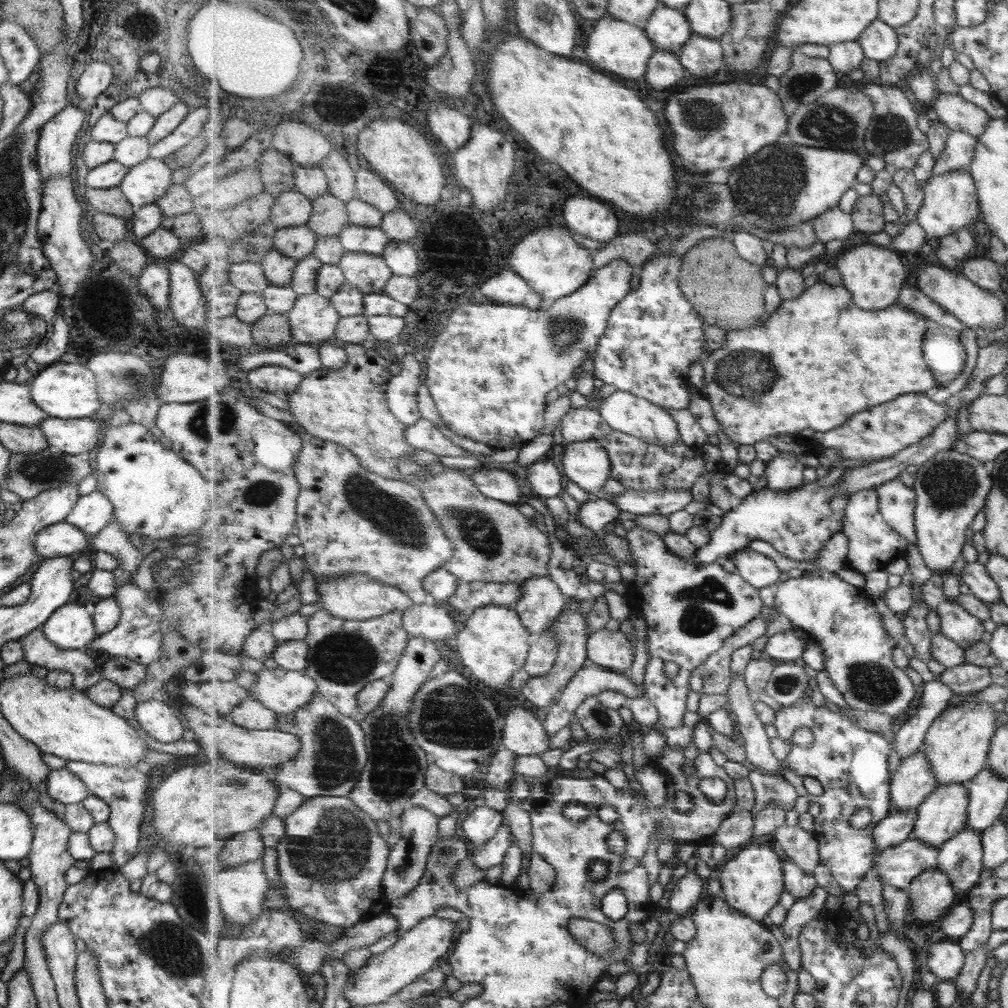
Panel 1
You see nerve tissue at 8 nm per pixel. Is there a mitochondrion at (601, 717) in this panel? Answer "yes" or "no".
yes

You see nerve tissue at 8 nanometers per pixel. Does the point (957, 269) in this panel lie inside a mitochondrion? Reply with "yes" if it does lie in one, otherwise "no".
no

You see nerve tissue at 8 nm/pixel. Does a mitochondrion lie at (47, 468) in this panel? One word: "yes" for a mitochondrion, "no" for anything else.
yes

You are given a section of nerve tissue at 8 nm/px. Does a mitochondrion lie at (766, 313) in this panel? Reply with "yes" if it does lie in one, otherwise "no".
no

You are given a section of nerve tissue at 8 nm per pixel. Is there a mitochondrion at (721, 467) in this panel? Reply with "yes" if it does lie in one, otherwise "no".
no

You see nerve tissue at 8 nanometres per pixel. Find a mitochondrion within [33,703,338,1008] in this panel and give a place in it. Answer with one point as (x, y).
(168, 945)

